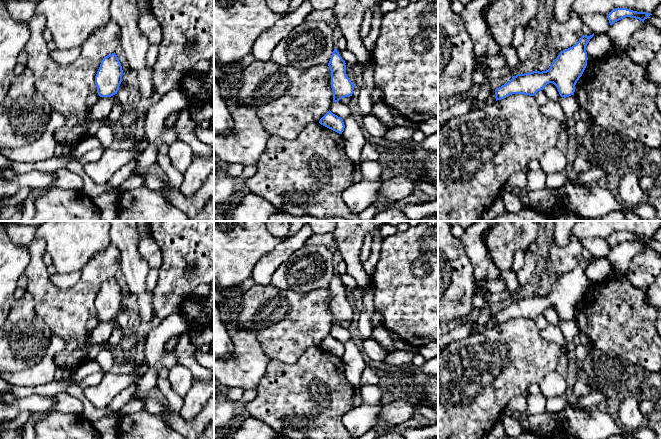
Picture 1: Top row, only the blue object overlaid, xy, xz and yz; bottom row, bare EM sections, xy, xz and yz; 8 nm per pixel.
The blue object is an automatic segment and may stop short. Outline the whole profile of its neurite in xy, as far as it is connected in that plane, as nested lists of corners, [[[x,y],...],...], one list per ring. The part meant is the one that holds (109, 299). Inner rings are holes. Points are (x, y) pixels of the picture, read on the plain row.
[[[115,276],[104,281],[95,300],[98,319],[111,321],[117,318],[123,305],[122,299],[122,290]]]

